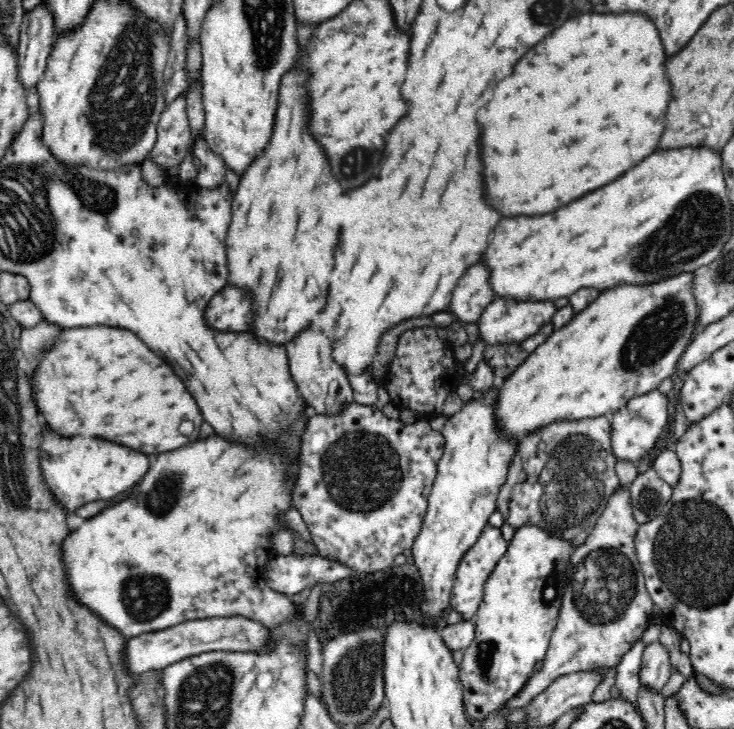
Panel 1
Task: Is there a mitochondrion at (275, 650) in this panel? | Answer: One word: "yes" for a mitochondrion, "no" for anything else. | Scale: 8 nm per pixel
no

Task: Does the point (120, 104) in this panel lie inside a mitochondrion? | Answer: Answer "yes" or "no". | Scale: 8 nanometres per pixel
yes

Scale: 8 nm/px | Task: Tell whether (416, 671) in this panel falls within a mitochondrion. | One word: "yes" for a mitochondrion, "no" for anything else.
no

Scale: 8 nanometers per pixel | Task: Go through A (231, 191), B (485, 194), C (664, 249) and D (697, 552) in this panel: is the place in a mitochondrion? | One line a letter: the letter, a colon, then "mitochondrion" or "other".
A: other
B: other
C: mitochondrion
D: mitochondrion

